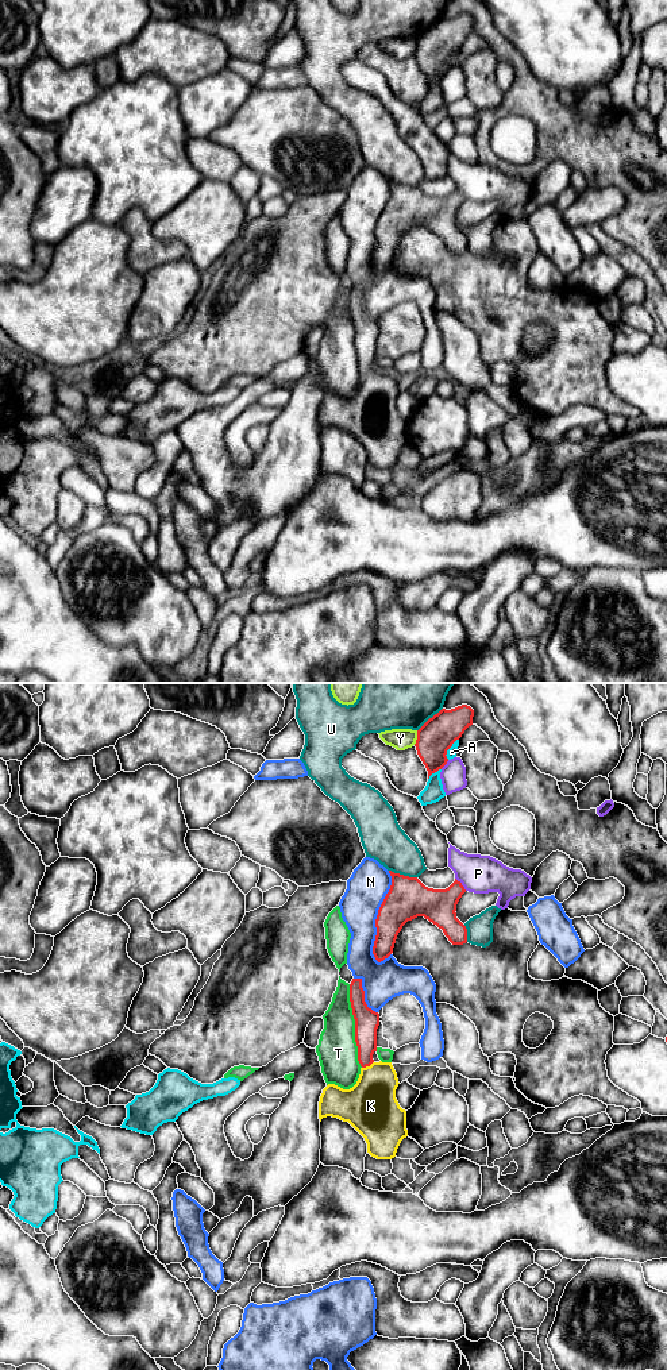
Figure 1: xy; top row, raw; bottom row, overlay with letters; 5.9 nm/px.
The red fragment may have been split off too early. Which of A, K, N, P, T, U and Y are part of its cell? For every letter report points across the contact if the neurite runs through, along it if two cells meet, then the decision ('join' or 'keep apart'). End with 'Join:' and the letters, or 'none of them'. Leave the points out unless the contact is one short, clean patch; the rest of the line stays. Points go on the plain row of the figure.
A: keep apart
K: runs through xy (366, 332), (367, 374), (370, 415); join
N: border along xy (389, 180), (390, 197), (376, 228), (373, 265), (378, 271); keep apart
P: keep apart
T: keep apart
U: keep apart
Y: border along xy (417, 39), (417, 47), (413, 53); keep apart
Join: K

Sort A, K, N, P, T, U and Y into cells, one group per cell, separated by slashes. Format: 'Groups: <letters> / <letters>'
Groups: A / K / N / P / T / U / Y

